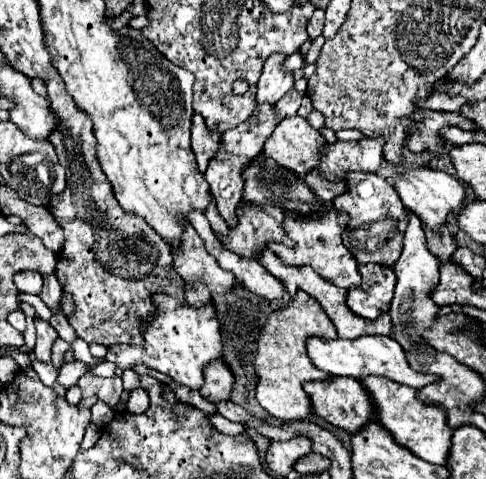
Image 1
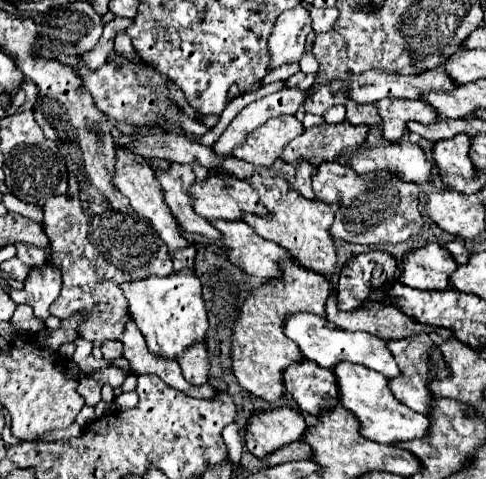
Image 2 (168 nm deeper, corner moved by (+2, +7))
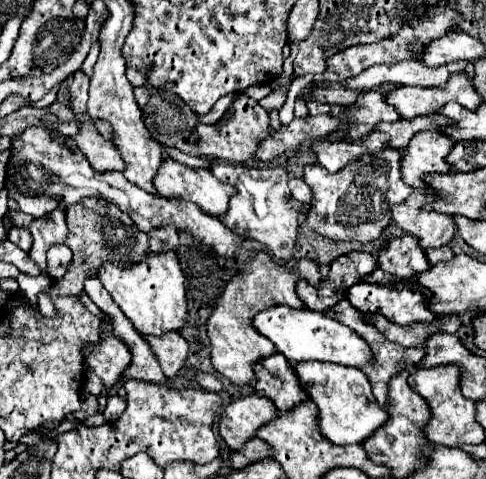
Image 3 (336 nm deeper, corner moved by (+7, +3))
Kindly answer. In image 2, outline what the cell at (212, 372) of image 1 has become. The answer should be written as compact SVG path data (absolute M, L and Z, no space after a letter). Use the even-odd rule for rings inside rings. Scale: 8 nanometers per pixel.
M203 343L193 345L193 349L189 347L181 357L177 357L181 369L183 369L183 377L191 383L191 385L207 385L209 381L209 355Z

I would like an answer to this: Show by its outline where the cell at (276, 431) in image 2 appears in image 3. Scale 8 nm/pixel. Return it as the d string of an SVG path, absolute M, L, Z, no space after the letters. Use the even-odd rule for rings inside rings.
M256 393L238 397L222 411L218 433L230 449L240 449L256 431L278 417L274 403Z

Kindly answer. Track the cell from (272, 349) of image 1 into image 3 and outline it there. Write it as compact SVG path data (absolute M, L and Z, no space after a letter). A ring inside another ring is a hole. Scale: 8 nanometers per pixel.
M258 251L248 263L242 263L238 275L234 275L226 283L216 309L206 321L206 333L210 339L210 361L220 375L224 375L226 379L230 379L240 387L248 385L254 379L252 365L258 359L276 353L272 341L256 333L256 329L252 327L252 315L272 305L288 305L288 307L302 309L304 303L296 297L296 283L300 279L318 285L320 283L318 265L306 257L292 263L274 263L272 257L264 251Z

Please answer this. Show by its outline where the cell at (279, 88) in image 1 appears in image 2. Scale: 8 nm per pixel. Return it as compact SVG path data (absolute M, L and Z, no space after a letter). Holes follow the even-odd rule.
M305 7L283 11L269 37L271 69L277 69L285 63L301 61L303 57L301 43L305 43L309 31L311 31L311 17Z

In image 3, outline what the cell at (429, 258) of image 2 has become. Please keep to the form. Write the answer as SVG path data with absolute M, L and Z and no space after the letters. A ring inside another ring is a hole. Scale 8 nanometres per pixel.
M392 237L378 251L378 269L370 273L370 283L390 285L396 279L416 279L416 273L430 269L424 251L420 249L416 237Z

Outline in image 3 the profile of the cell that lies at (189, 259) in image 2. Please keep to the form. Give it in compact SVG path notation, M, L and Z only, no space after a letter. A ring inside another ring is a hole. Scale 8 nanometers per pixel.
M162 225L156 227L152 231L148 231L148 239L150 239L150 249L158 251L158 249L176 249L178 247L178 233L172 225Z

